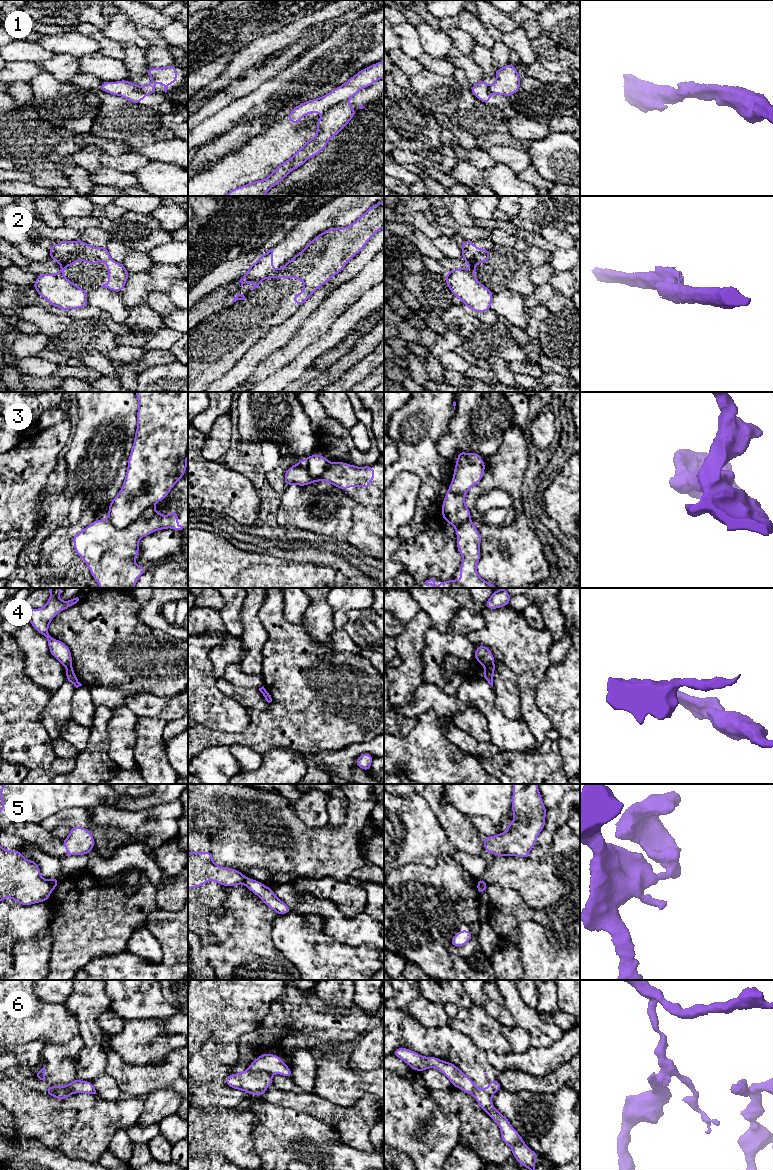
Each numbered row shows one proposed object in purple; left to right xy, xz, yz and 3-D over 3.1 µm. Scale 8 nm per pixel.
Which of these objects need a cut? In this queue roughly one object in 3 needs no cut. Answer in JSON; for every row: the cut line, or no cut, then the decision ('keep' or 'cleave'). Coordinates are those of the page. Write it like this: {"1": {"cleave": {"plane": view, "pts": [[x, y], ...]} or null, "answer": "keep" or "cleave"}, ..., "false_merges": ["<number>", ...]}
{"1": {"cleave": {"plane": "xz", "pts": [[347, 100], [331, 107], [322, 114]]}, "answer": "cleave"}, "2": {"cleave": {"plane": "xz", "pts": [[274, 271], [267, 277]]}, "answer": "cleave"}, "3": {"cleave": {"plane": "xy", "pts": [[153, 505], [145, 509], [124, 527], [116, 527], [107, 518]]}, "answer": "cleave"}, "4": {"cleave": {"plane": "yz", "pts": [[493, 663], [485, 667]]}, "answer": "cleave"}, "5": {"cleave": {"plane": "xy", "pts": [[48, 880], [53, 889]]}, "answer": "cleave"}, "6": {"cleave": {"plane": "xz", "pts": [[248, 1069], [267, 1072], [271, 1076]]}, "answer": "cleave"}, "false_merges": ["1", "2", "3", "4", "5", "6"]}

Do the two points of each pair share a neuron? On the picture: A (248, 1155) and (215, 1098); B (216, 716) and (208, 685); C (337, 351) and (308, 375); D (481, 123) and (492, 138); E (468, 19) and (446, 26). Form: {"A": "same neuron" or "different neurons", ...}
{"A": "different neurons", "B": "same neuron", "C": "same neuron", "D": "different neurons", "E": "different neurons"}

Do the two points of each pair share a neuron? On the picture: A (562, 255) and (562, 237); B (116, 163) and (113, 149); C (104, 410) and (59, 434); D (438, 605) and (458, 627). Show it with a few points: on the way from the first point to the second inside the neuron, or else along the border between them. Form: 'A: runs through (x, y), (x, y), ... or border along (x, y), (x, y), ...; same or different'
A: border along (557, 247), (569, 249); different
B: border along (128, 150), (118, 155), (105, 154); different
C: border along (72, 434), (69, 440); different
D: border along (461, 609), (446, 631), (439, 632), (430, 627); different

